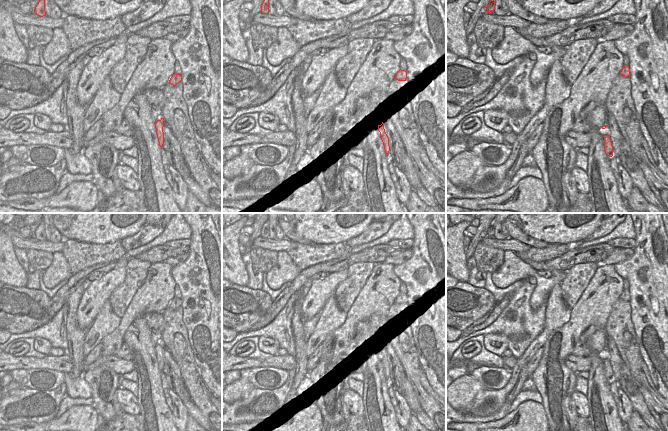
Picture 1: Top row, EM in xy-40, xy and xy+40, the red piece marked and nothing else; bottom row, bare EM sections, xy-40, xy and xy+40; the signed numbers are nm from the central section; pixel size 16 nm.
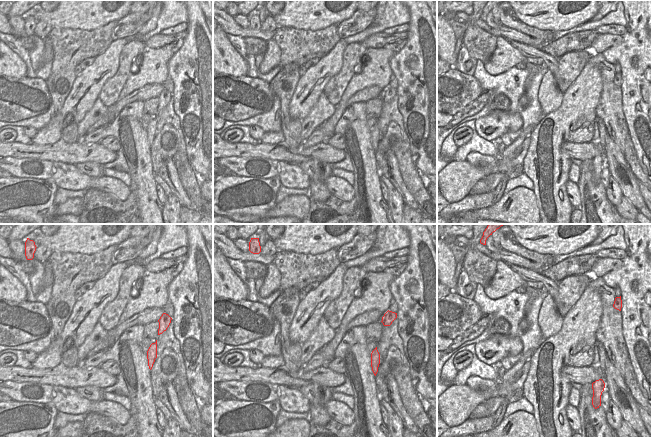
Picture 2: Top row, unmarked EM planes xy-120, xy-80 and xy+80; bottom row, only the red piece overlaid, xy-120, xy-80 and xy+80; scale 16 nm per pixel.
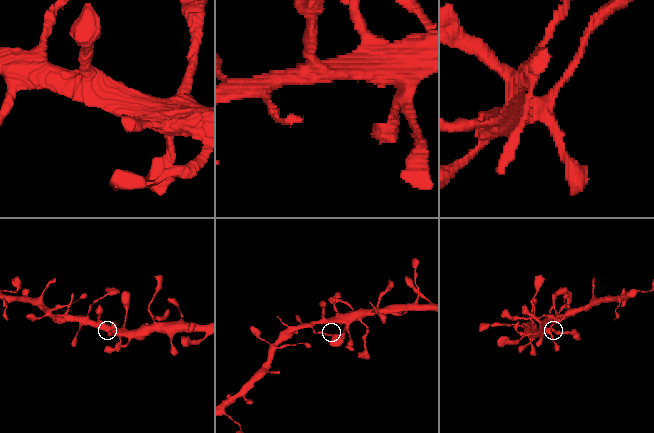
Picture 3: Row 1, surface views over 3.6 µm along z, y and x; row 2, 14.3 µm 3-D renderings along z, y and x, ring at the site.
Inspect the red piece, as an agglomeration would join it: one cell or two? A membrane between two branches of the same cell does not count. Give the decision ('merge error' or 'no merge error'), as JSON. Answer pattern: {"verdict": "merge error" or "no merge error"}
{"verdict": "no merge error"}

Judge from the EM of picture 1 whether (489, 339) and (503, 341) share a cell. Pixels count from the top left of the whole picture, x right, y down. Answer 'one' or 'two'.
one

